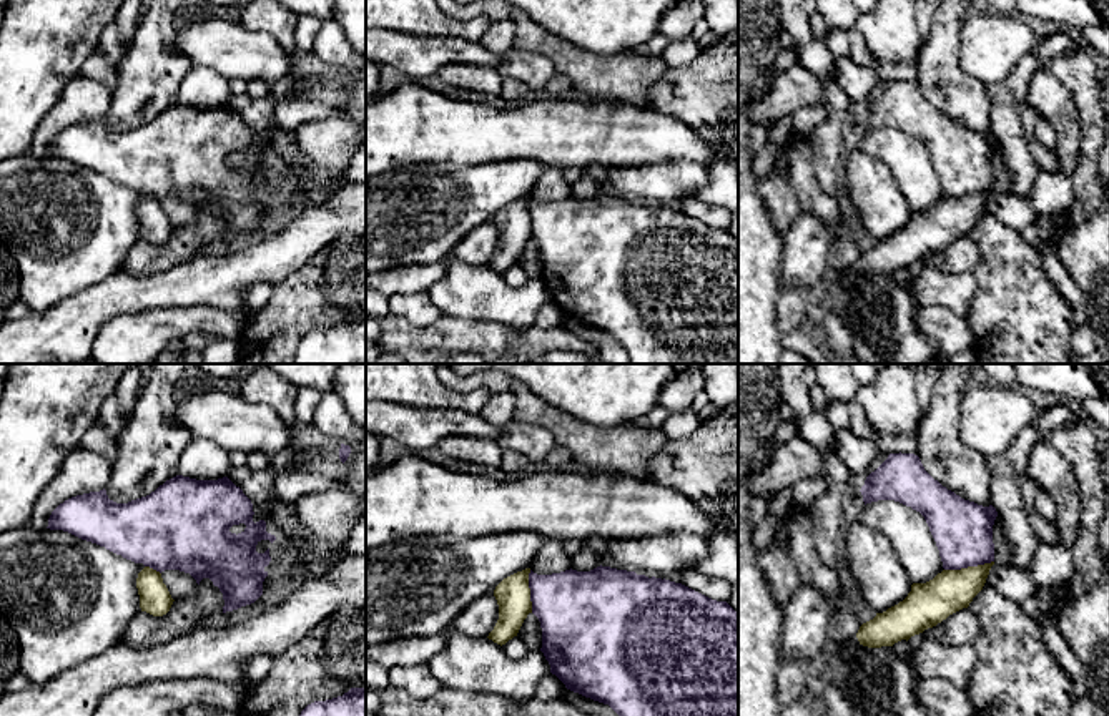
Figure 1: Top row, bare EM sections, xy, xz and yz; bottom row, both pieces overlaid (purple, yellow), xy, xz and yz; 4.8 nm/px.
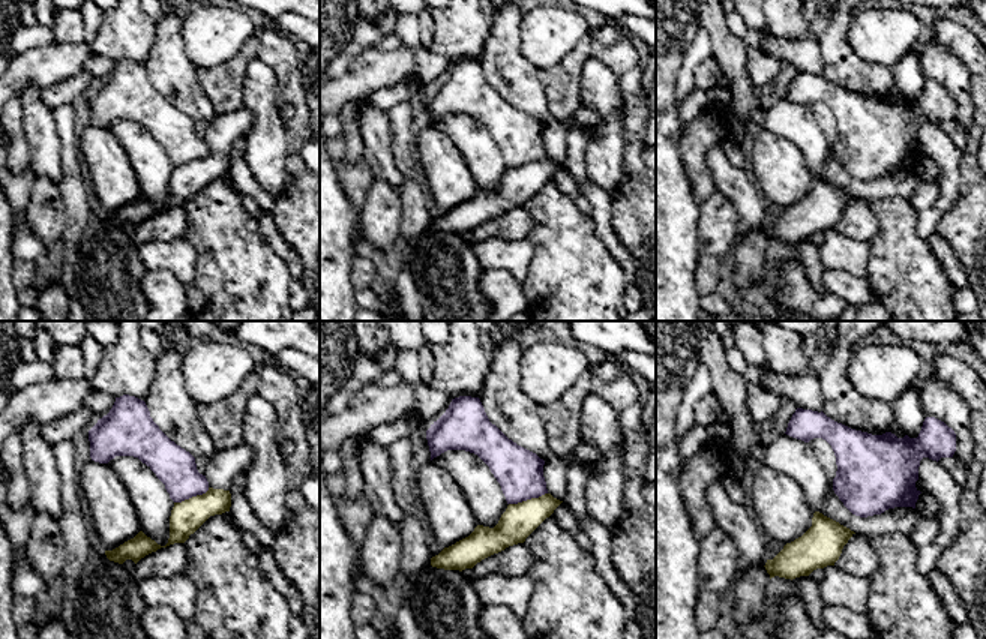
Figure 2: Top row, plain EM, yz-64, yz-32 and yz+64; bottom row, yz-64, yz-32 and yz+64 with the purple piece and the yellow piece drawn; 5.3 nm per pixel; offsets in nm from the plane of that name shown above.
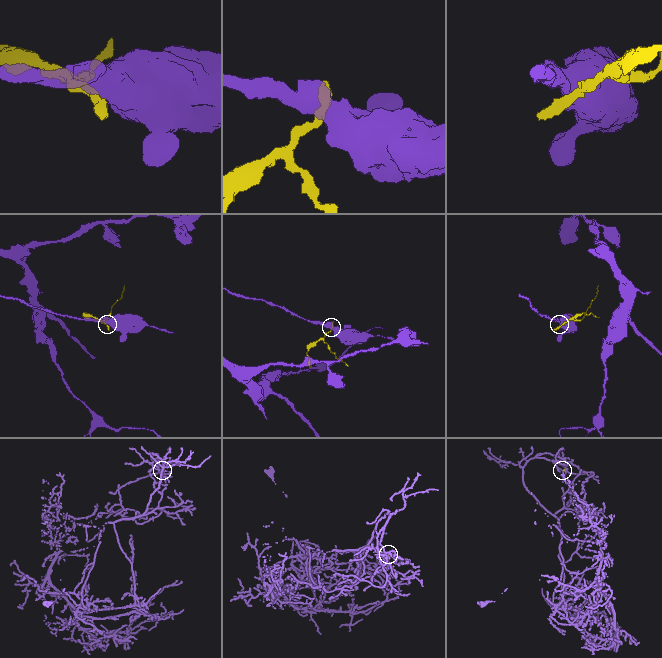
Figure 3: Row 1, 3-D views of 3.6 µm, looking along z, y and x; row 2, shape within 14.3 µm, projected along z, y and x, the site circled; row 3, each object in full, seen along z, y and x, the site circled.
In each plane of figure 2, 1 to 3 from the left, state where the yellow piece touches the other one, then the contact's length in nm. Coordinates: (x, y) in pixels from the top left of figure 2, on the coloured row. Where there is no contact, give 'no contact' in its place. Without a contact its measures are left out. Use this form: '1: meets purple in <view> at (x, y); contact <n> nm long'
1: meets purple in yz-64 at (191, 497); contact 200 nm long
2: meets purple in yz-32 at (527, 498); contact 220 nm long
3: no contact

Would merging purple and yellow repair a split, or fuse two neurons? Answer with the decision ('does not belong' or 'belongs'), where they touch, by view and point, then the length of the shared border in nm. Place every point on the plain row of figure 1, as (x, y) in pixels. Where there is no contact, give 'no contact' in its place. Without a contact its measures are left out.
does not belong | yz (968, 193) | 240 nm

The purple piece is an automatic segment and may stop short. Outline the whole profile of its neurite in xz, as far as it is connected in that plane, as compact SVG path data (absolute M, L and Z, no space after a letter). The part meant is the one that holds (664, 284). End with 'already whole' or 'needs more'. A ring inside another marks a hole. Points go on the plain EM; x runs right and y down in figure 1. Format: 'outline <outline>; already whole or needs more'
outline M597 194L590 199L565 198L552 203L537 203L530 198L529 216L532 241L542 256L542 276L555 302L567 317L594 329L609 332L628 354L630 364L738 364L738 241L727 231L712 228L682 211L648 206L635 199Z; already whole

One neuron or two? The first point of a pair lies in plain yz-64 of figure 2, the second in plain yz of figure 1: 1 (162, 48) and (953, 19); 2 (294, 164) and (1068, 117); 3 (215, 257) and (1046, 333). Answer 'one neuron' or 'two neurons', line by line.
1: one neuron
2: two neurons
3: one neuron

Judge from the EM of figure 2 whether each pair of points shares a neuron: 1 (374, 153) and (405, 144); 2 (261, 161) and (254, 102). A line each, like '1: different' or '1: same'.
1: different
2: same

